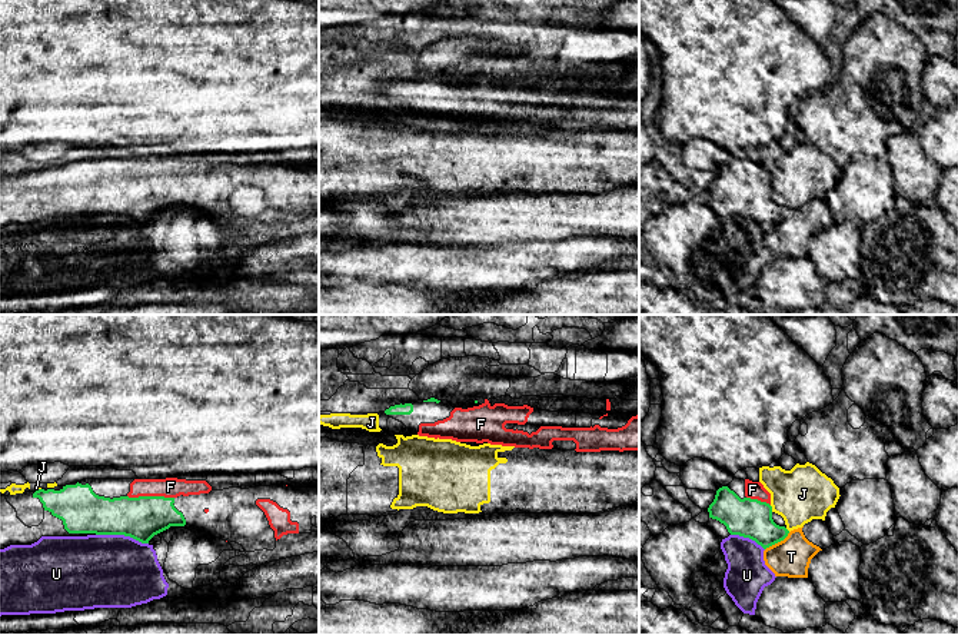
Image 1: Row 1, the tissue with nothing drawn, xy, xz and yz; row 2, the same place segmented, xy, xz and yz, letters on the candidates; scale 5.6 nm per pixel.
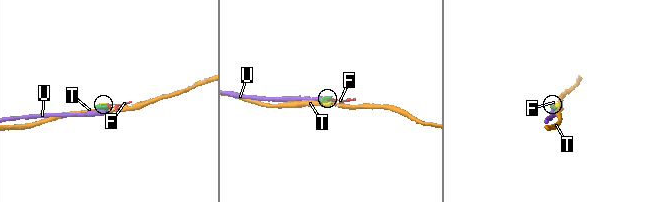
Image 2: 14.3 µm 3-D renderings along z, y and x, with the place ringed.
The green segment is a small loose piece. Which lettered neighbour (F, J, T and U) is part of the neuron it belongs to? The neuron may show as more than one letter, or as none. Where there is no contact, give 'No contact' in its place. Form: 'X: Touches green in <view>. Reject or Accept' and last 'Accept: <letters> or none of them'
F: Touches green in xy. Accept
J: Touches green in yz. Reject
T: Touches green in yz. Reject
U: Touches green in xy. Reject
Accept: F

